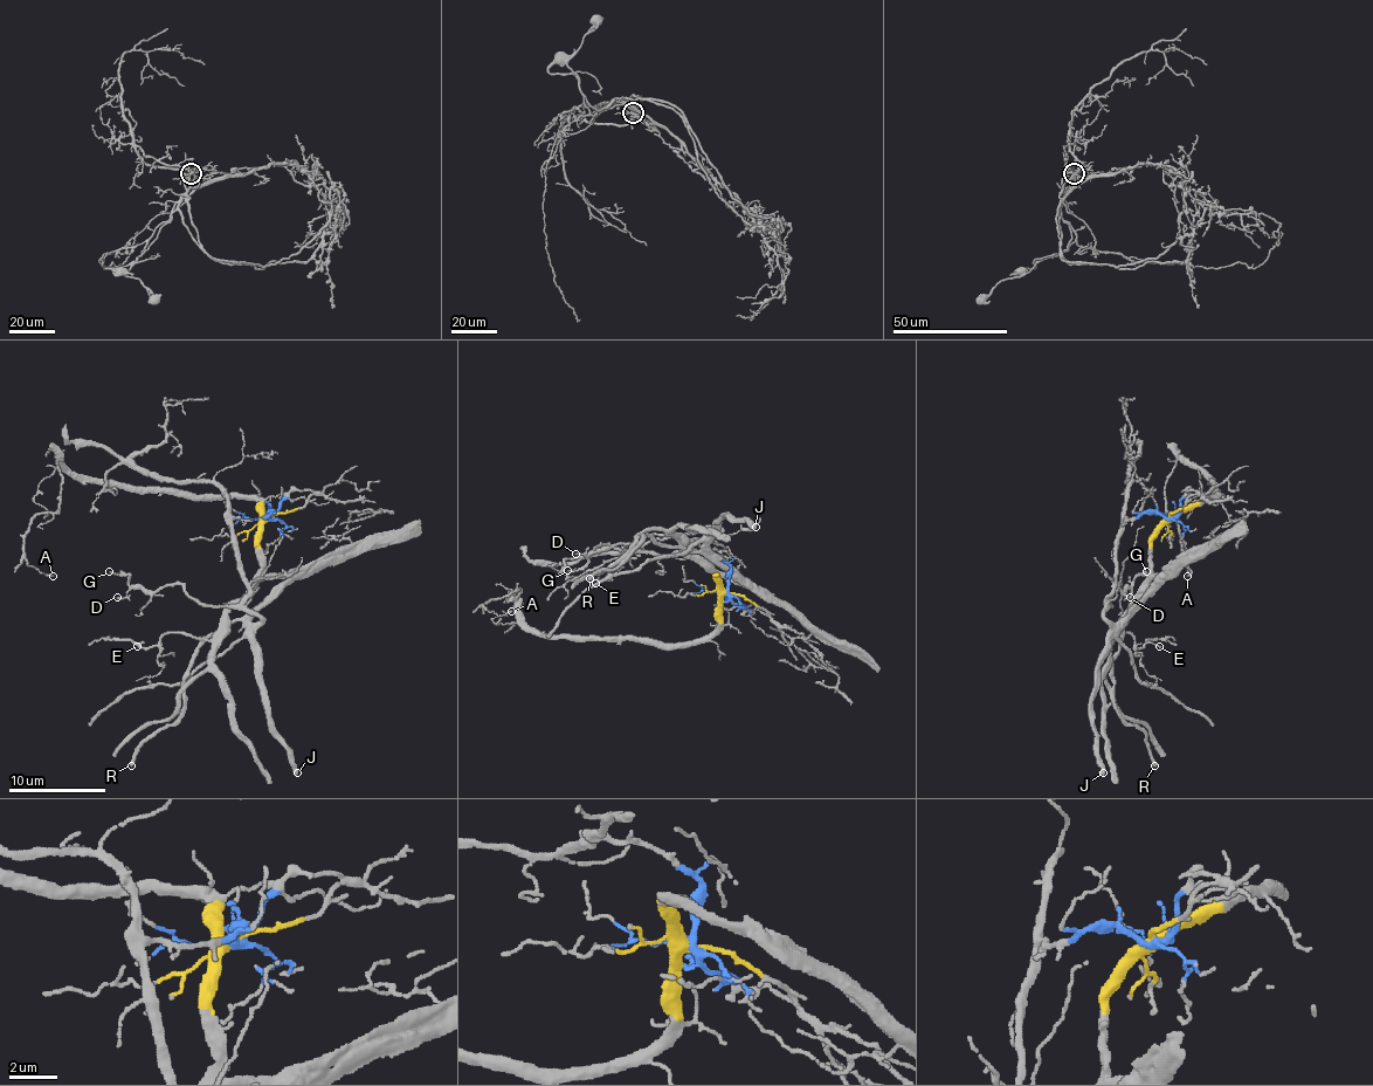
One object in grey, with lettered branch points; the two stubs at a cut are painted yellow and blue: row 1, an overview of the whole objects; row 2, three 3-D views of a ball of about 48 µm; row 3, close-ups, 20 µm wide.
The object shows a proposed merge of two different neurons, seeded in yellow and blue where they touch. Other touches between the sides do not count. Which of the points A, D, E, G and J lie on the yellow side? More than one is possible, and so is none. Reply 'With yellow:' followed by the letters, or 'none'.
With yellow: A, E

